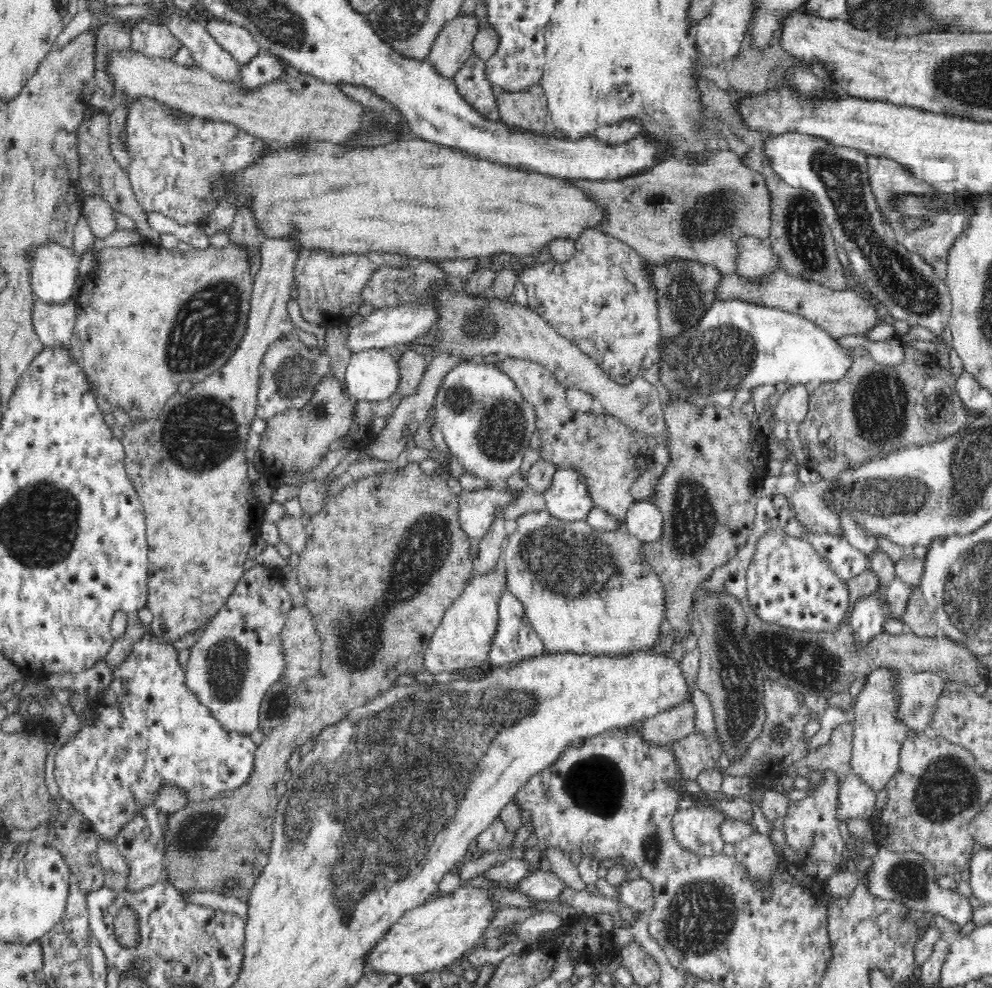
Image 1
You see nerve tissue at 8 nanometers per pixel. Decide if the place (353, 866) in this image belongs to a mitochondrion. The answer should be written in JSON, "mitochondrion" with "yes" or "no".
{"mitochondrion":"yes"}

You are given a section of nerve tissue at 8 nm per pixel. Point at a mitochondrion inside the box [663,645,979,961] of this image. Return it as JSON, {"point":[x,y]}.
{"point":[908,878]}

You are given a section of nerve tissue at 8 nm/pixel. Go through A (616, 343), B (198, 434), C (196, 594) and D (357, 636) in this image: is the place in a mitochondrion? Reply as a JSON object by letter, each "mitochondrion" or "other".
{"A":"other","B":"mitochondrion","C":"other","D":"mitochondrion"}

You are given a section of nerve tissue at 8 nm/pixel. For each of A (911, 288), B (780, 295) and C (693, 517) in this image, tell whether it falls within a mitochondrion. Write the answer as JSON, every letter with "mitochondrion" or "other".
{"A":"mitochondrion","B":"other","C":"mitochondrion"}

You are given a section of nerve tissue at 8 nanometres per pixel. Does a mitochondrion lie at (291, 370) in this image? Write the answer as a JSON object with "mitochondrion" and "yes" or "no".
{"mitochondrion":"yes"}

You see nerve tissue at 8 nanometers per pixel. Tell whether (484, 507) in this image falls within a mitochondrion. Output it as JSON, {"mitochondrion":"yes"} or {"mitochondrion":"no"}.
{"mitochondrion":"no"}

